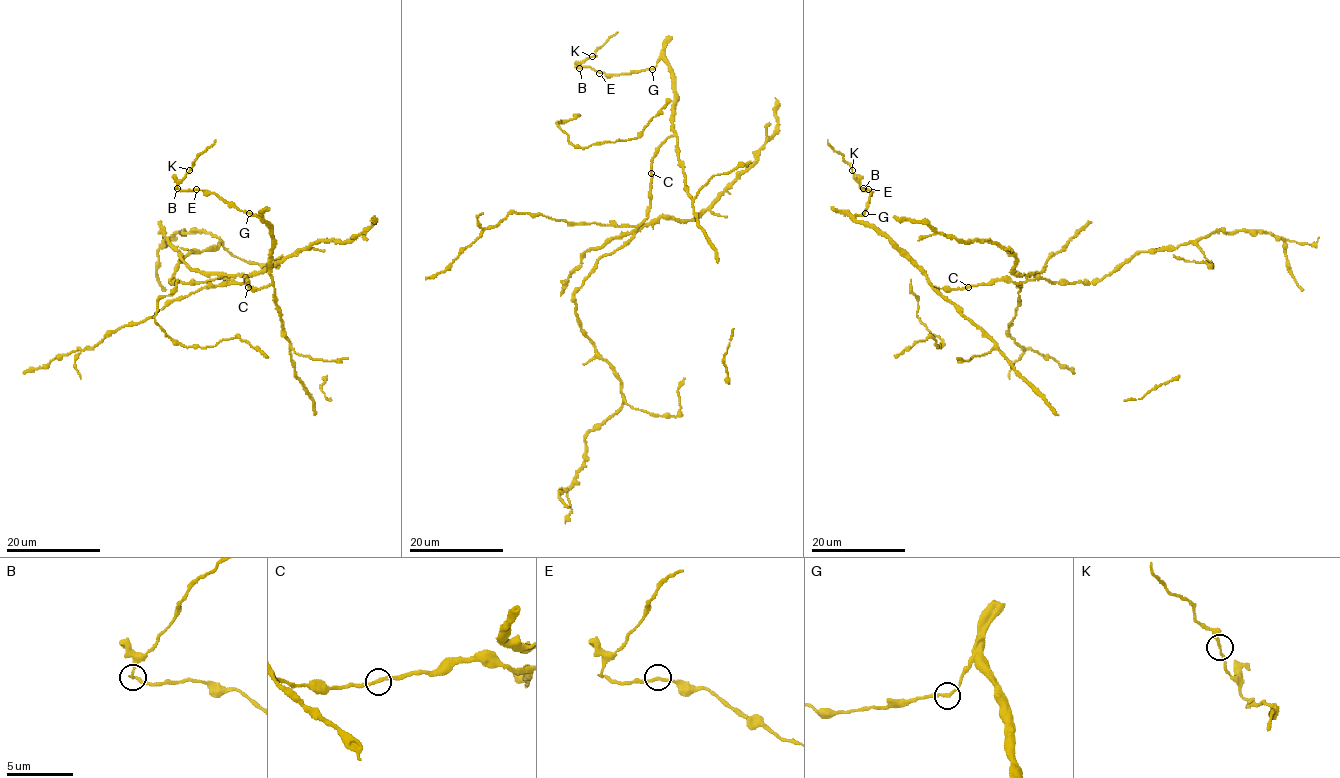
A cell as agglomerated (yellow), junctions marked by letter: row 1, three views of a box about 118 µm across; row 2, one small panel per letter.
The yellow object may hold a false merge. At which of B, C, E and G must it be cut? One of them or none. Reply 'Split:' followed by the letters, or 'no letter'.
Split: B

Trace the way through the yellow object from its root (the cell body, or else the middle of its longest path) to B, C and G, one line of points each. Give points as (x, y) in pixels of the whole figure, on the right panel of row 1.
B: (1013, 281), (934, 287), (887, 238), (856, 219), (868, 203), (871, 192), (864, 189)
C: (1013, 281), (990, 280), (968, 287)
G: (1013, 281), (990, 280), (961, 288), (936, 288), (887, 238), (860, 224), (854, 217), (865, 213)

